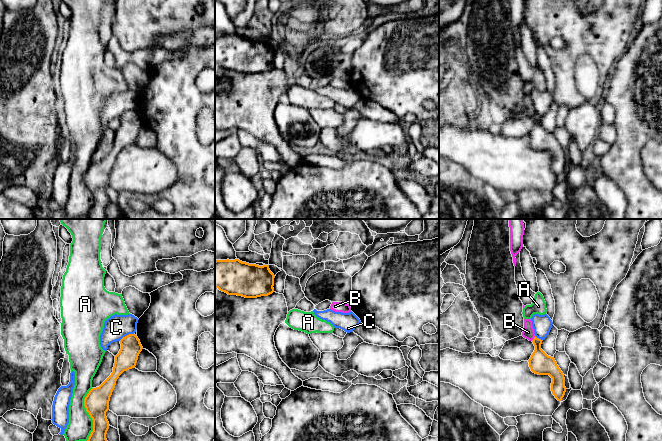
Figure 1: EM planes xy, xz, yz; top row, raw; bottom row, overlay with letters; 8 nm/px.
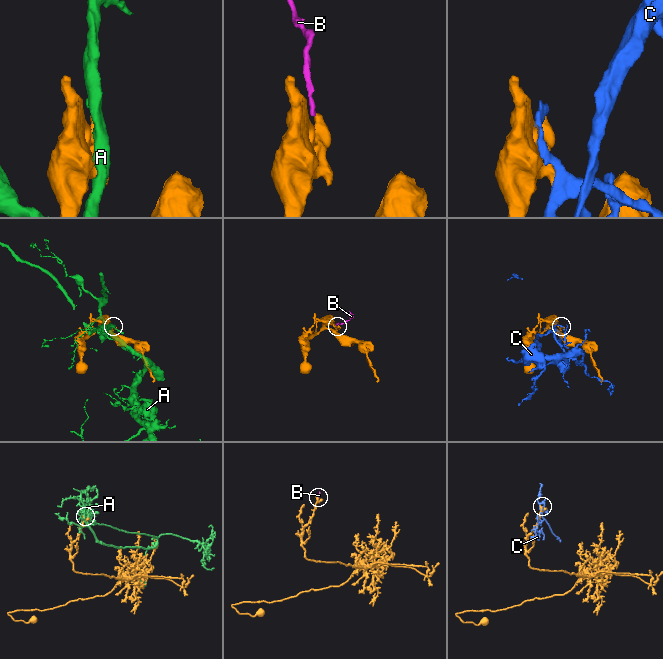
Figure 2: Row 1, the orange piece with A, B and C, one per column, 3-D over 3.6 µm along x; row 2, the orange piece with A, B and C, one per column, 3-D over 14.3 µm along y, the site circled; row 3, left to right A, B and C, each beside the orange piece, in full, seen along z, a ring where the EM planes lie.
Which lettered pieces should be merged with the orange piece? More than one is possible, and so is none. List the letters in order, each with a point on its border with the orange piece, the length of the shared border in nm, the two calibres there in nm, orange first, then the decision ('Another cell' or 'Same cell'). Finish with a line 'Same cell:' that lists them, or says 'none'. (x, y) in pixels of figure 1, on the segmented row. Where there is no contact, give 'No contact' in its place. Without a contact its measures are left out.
A: Touches orange at xy (89, 414). Shared border 420 nm. Thickness 200 nm (orange) against 200 nm. Another cell
B: Touches orange at yz (534, 338). Shared border 50 nm. Thickness 180 nm (orange) against 100 nm. Another cell
C: Touches orange at xy (127, 335). Shared border 130 nm. Thickness 170 nm (orange) against 200 nm. Another cell
Same cell: none

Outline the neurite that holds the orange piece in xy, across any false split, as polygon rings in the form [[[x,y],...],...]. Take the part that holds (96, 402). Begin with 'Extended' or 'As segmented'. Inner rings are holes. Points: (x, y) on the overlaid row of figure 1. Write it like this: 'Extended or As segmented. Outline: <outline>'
As segmented. Outline: [[[135,334],[123,337],[120,344],[121,349],[115,356],[113,372],[99,387],[92,388],[84,399],[86,411],[93,420],[93,431],[87,441],[107,441],[109,422],[106,412],[109,410],[109,401],[116,381],[124,371],[135,368],[143,349]]]

